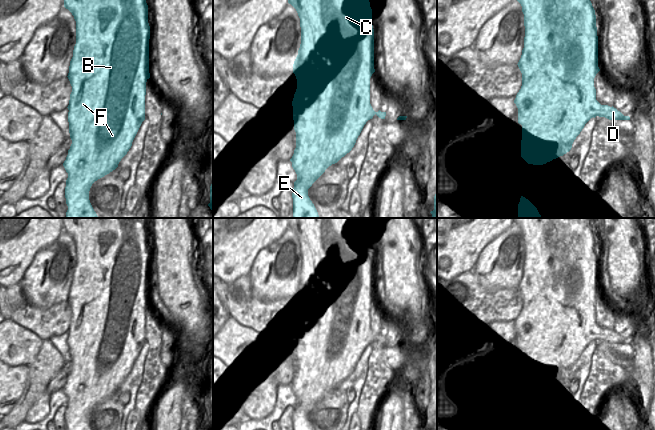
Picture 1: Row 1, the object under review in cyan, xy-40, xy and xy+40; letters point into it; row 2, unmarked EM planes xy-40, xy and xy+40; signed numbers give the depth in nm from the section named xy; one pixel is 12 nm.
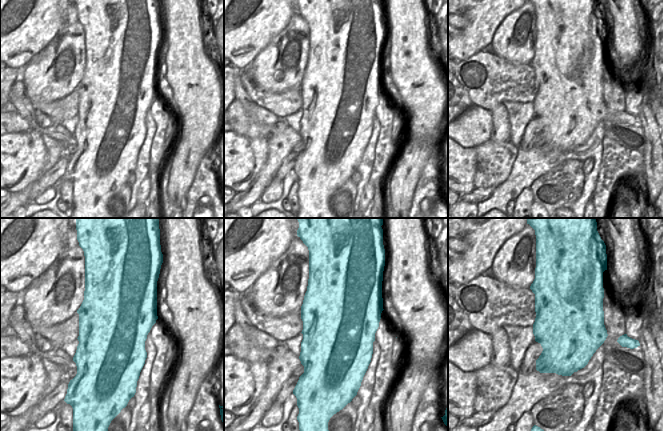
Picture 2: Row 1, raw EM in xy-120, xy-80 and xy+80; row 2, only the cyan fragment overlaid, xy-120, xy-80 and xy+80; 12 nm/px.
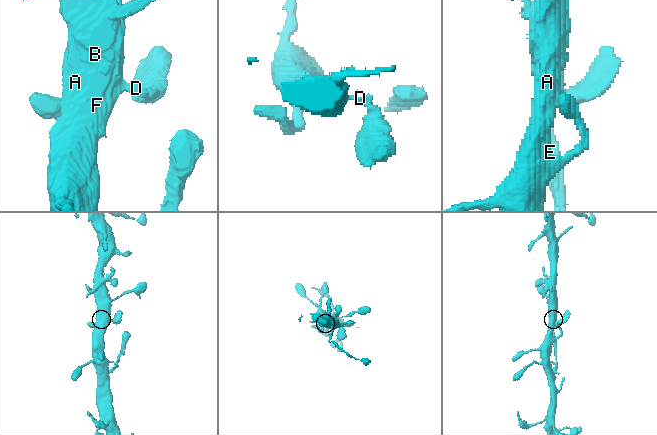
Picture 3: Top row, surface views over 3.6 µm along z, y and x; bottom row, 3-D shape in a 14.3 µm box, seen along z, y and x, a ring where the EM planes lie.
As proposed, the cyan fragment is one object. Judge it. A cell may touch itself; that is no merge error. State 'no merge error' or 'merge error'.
no merge error

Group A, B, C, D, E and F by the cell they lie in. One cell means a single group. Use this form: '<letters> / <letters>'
A B C D E F

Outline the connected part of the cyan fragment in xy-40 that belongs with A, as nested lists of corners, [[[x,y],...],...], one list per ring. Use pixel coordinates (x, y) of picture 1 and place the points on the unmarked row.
[[[62,218],[64,231],[68,233],[76,245],[76,268],[73,281],[70,285],[68,303],[72,310],[68,329],[69,357],[72,364],[68,379],[63,390],[68,397],[65,411],[65,422],[67,430],[92,430],[89,424],[89,415],[92,408],[98,403],[109,398],[118,391],[121,383],[127,378],[132,366],[145,344],[145,319],[146,306],[150,302],[149,297],[149,263],[150,250],[148,247],[148,229],[146,224],[148,218]]]

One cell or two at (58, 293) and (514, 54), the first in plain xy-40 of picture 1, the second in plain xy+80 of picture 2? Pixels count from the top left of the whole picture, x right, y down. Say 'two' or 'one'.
one

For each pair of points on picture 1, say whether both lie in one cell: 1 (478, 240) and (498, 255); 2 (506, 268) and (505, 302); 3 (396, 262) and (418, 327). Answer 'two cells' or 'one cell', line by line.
1: two cells
2: two cells
3: one cell

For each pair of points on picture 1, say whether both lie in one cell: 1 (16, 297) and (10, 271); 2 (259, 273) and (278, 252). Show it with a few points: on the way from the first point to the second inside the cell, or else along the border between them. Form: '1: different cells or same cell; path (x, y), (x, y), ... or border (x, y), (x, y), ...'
1: different cells; border (18, 282), (10, 286)
2: same cell; path (264, 268), (275, 257)

